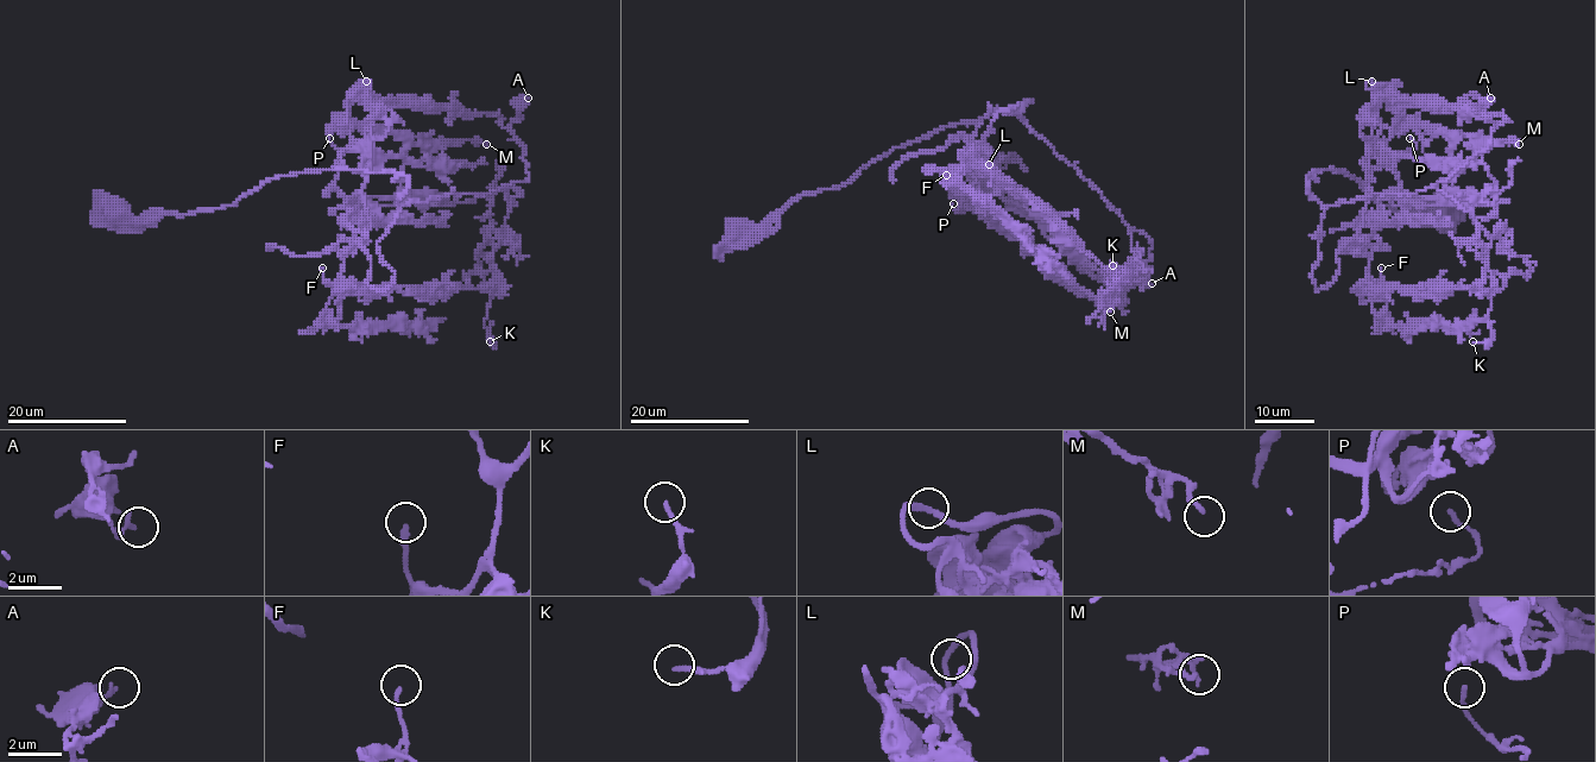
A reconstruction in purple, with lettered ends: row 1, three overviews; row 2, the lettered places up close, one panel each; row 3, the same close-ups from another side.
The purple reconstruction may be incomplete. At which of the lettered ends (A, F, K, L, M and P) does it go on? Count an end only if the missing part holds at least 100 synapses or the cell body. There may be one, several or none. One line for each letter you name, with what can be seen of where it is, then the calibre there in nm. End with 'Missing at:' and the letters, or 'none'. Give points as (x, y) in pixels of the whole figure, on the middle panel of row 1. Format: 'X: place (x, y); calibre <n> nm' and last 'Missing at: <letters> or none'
Missing at: none

